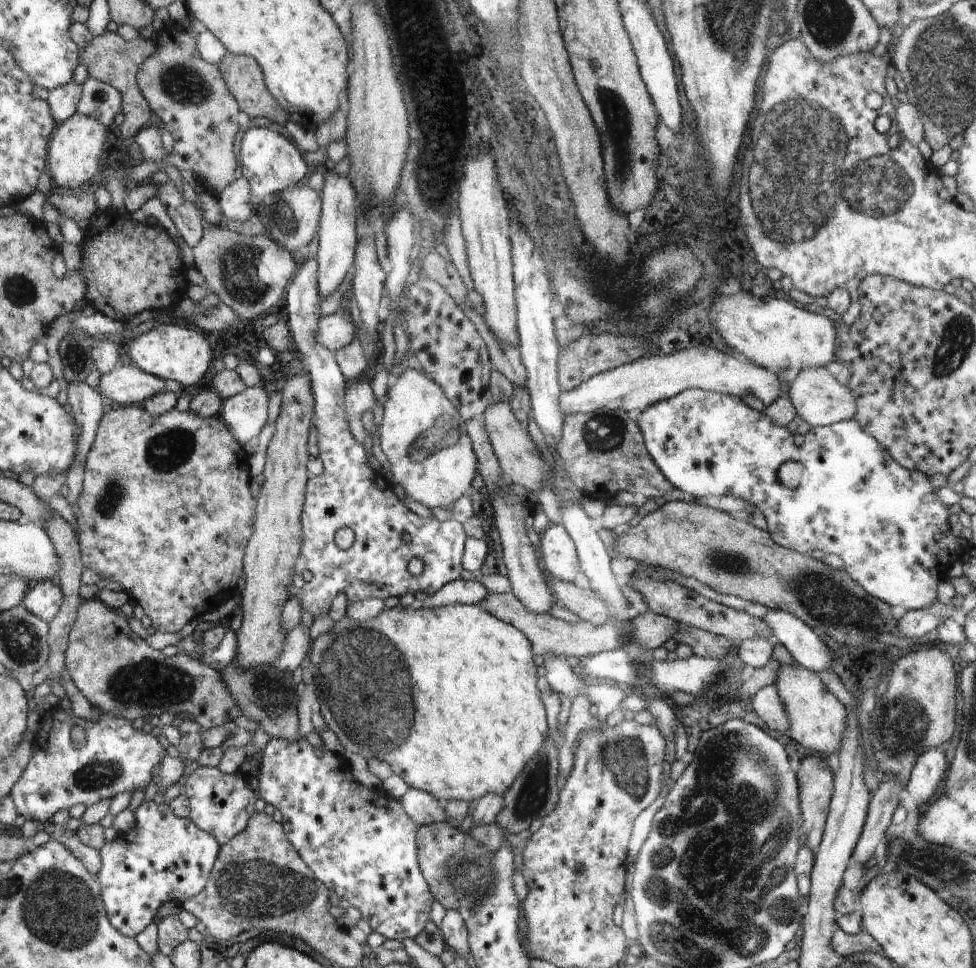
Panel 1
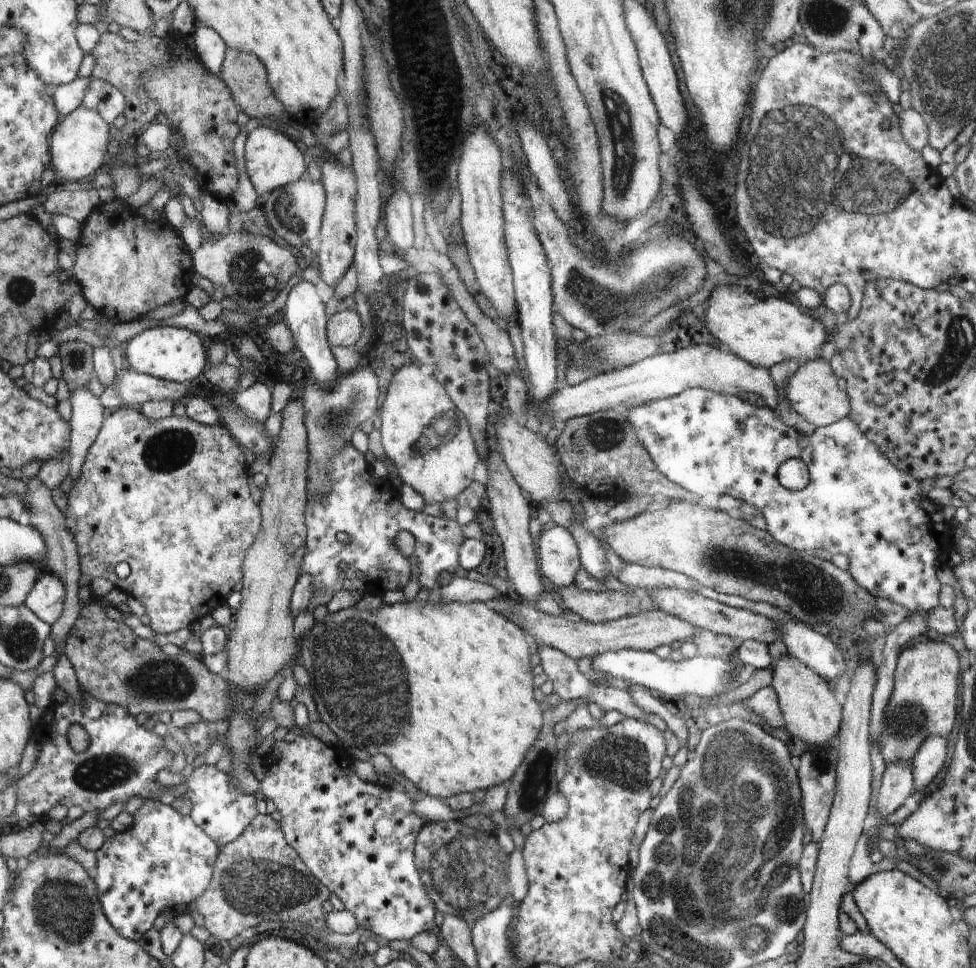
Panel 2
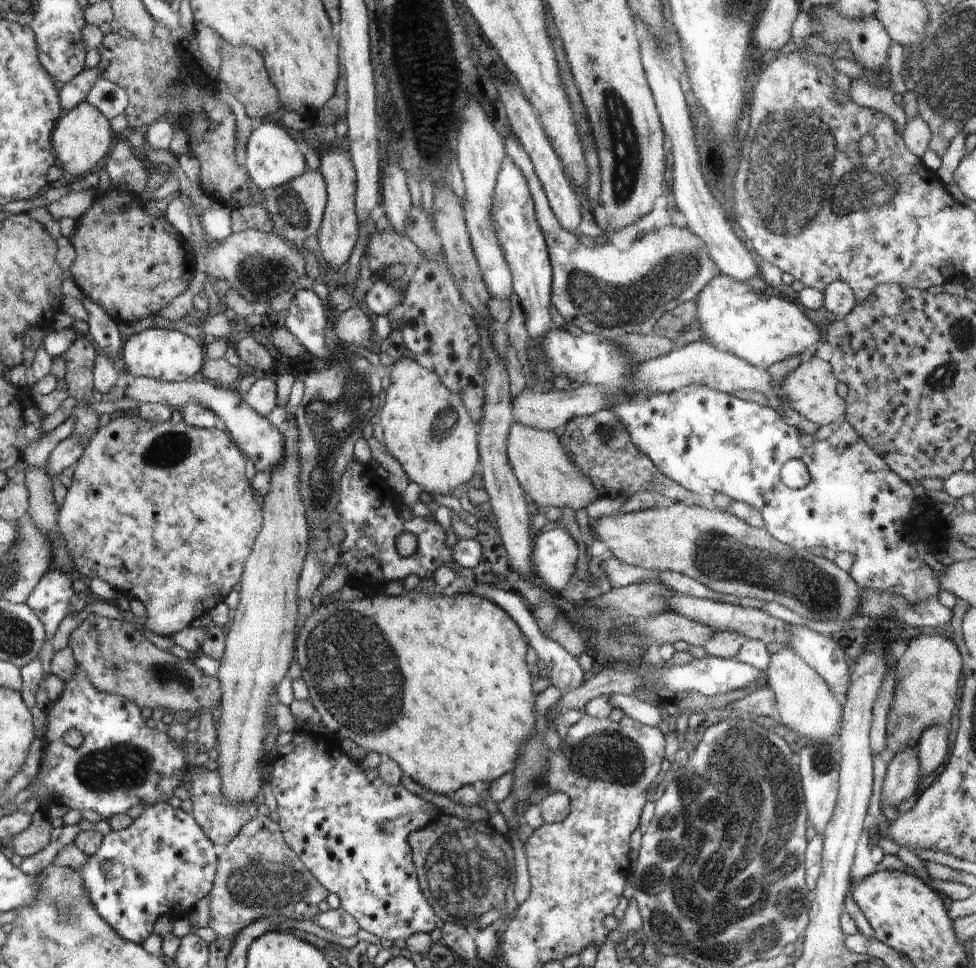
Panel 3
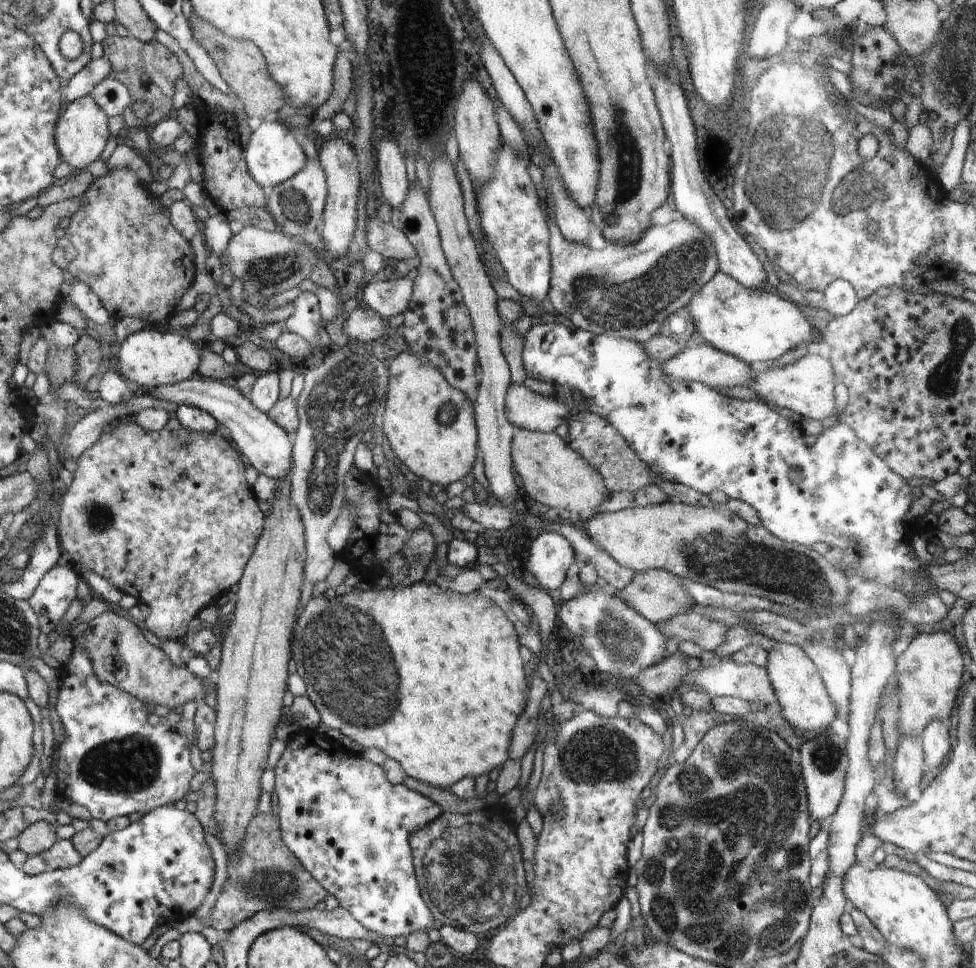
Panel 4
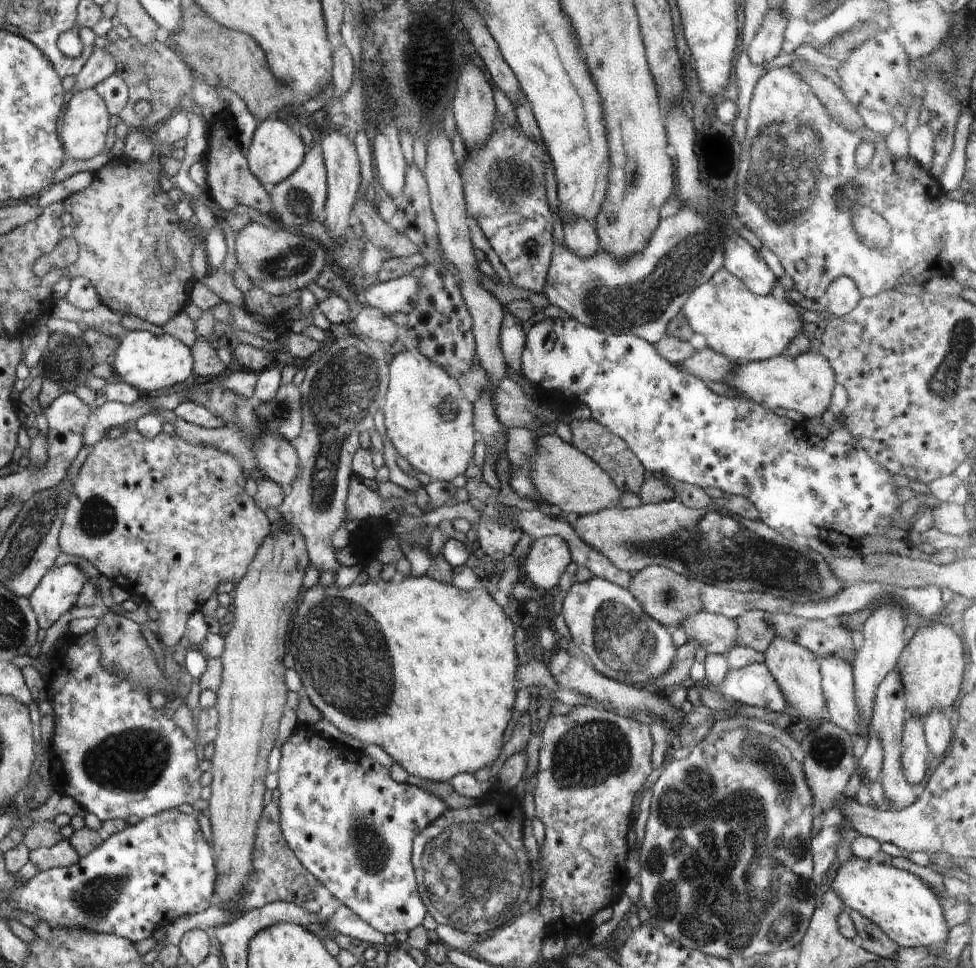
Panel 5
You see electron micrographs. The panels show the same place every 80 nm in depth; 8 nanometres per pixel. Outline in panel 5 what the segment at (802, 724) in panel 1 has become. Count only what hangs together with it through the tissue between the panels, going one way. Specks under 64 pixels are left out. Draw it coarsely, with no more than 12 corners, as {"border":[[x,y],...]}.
{"border":[[775,636],[763,662],[793,715],[827,719],[815,654]]}

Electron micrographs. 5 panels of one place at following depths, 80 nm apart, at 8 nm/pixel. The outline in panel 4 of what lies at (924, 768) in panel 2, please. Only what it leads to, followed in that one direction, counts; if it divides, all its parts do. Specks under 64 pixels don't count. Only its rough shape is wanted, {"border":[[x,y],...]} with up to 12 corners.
{"border":[[932,719],[922,729],[928,769],[950,752],[946,720]]}

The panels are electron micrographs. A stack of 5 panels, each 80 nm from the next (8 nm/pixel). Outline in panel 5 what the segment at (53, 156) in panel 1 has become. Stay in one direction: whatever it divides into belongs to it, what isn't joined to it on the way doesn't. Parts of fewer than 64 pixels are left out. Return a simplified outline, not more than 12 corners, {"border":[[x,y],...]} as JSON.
{"border":[[95,87],[72,92],[61,140],[70,158],[104,150],[108,110]]}

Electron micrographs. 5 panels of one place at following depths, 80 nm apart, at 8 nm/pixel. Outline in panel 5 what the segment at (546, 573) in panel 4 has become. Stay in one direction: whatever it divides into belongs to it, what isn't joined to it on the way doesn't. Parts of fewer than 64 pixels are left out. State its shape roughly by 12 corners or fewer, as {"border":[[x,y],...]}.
{"border":[[533,539],[524,563],[536,588],[550,590],[572,561],[569,544]]}

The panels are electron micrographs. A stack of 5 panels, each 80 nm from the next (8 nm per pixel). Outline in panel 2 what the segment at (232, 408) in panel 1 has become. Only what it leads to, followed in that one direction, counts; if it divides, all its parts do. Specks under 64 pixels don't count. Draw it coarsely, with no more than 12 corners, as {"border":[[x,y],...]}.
{"border":[[256,381],[236,390],[233,403],[254,420],[272,413],[270,388]]}

